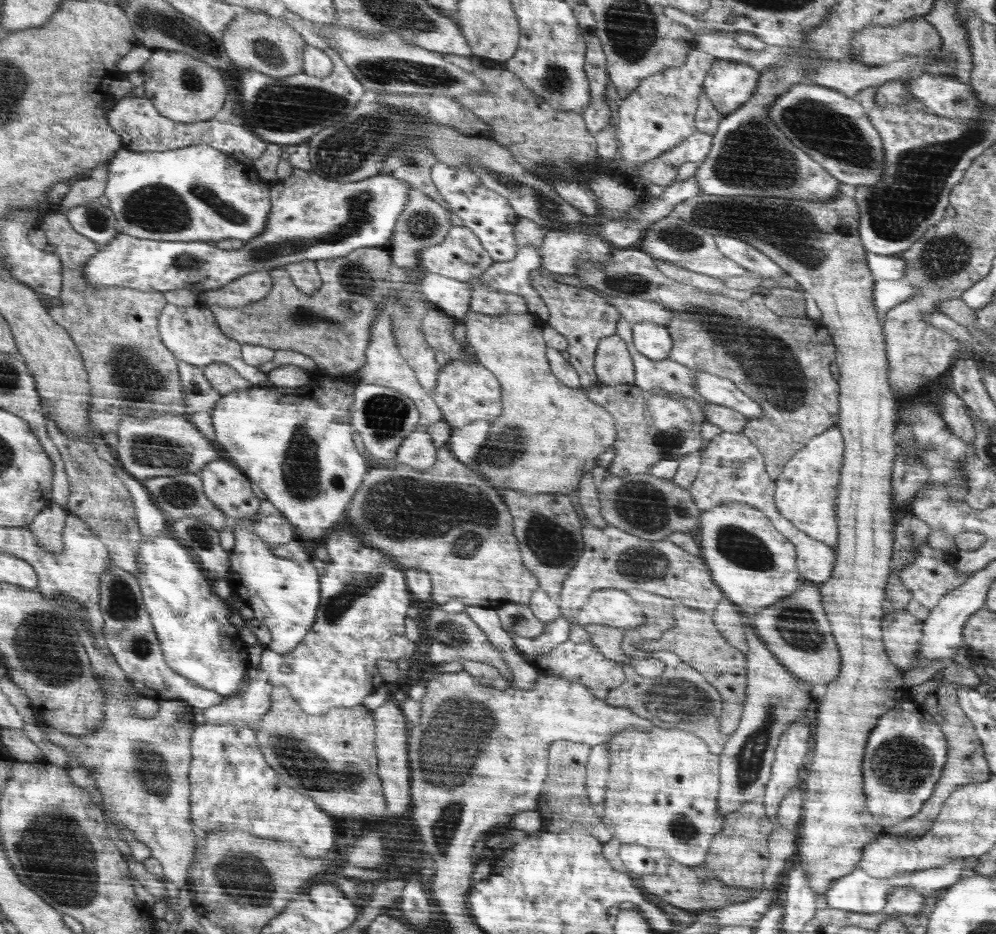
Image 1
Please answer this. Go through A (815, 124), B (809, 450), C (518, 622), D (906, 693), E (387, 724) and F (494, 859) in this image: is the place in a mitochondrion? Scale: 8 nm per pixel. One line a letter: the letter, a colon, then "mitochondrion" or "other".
A: mitochondrion
B: other
C: mitochondrion
D: other
E: other
F: other

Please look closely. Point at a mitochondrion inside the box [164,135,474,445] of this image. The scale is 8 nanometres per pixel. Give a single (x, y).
(286, 246)

